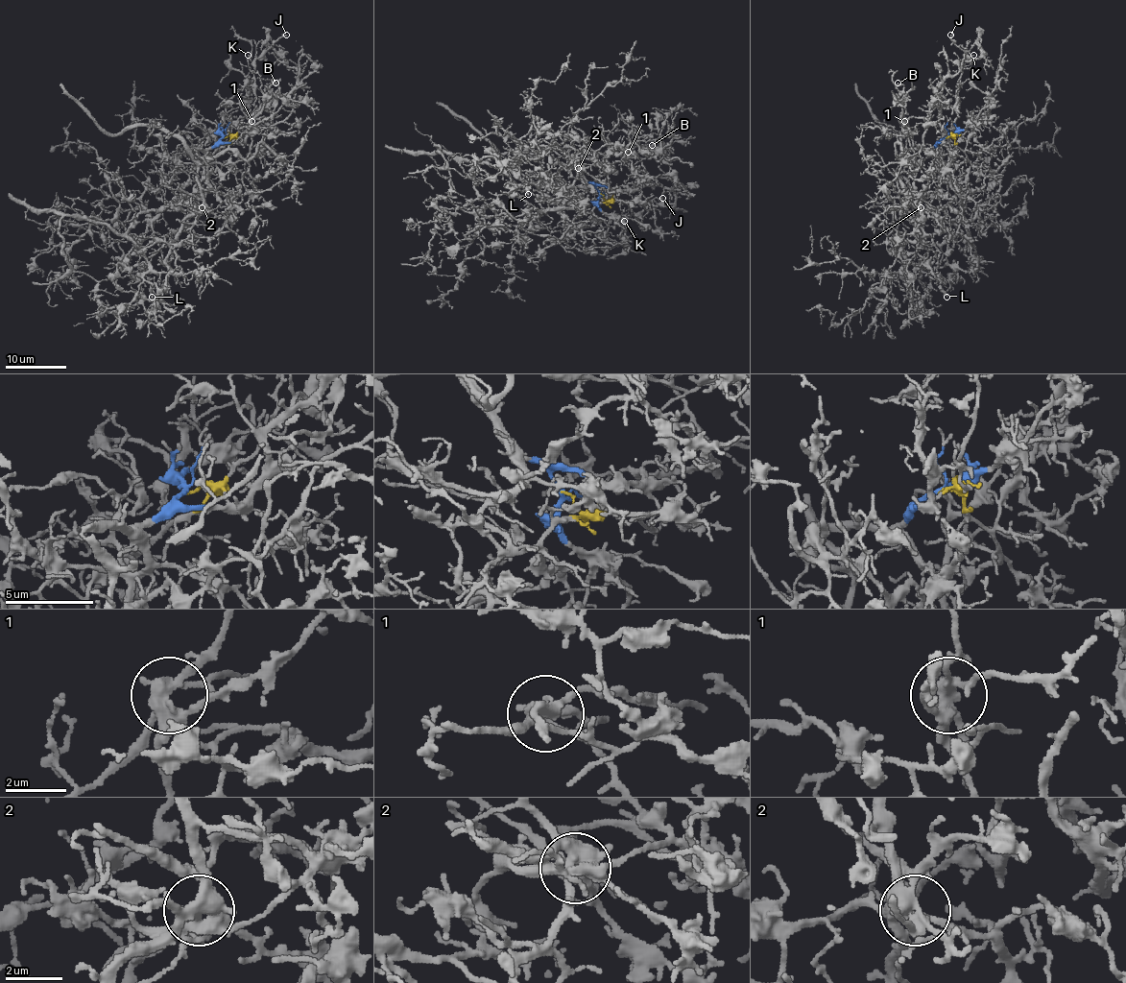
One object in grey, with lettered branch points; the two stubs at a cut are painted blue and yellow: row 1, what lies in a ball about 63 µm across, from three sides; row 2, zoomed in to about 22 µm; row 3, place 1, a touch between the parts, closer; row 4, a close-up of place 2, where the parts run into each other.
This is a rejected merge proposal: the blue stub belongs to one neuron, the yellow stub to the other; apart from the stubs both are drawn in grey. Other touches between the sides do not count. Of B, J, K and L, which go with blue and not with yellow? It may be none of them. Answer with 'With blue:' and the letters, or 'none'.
With blue: B, L

